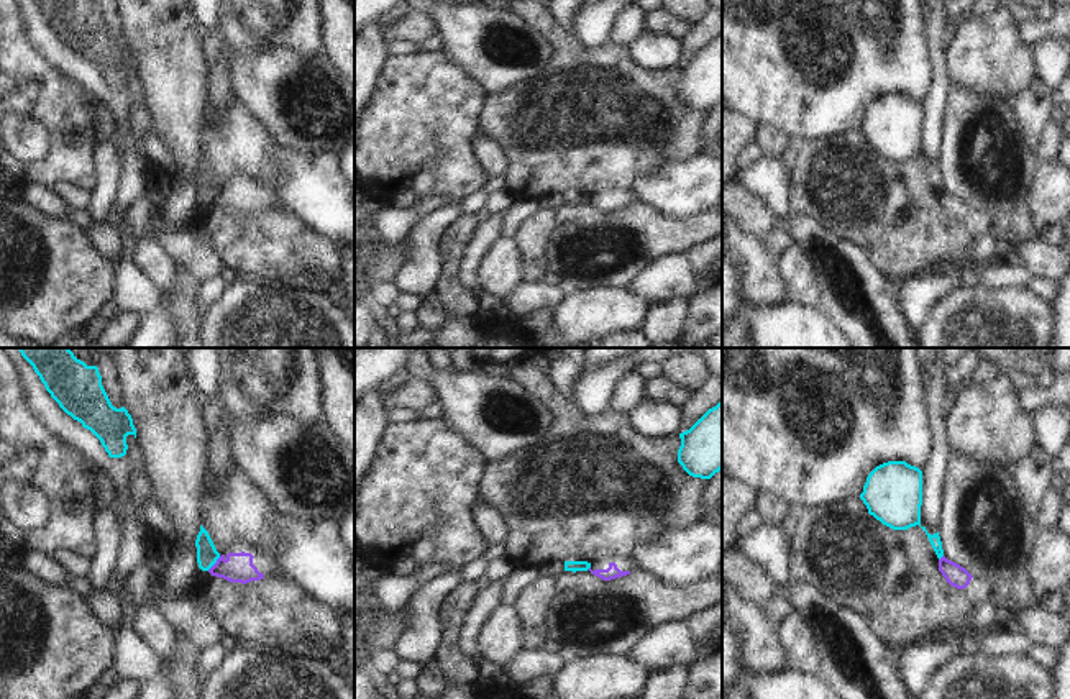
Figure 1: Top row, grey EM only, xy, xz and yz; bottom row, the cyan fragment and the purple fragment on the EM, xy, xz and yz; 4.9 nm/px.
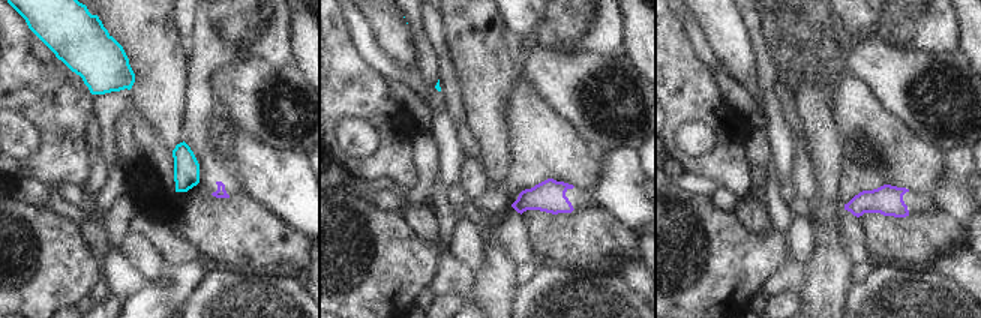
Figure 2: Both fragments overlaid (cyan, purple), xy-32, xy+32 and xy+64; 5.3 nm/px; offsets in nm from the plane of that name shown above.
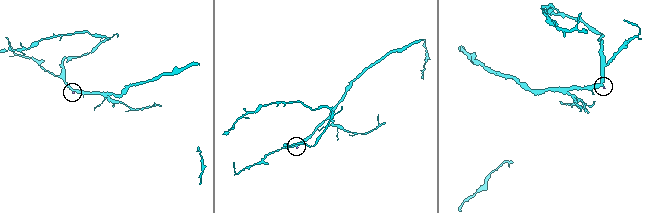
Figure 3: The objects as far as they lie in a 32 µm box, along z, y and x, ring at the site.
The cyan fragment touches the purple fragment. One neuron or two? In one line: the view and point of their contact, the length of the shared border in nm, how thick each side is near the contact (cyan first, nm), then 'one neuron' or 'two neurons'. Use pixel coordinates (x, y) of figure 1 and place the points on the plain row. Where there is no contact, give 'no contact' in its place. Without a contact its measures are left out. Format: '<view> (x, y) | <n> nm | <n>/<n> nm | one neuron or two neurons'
xy (214, 196) | 100 nm | 110/140 nm | two neurons

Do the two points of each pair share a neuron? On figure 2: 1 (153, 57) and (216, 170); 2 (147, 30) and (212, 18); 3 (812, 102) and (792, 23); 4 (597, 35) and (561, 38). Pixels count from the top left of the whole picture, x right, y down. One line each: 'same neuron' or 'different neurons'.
1: different neurons
2: different neurons
3: same neuron
4: same neuron

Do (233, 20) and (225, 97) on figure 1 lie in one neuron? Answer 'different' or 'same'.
same

